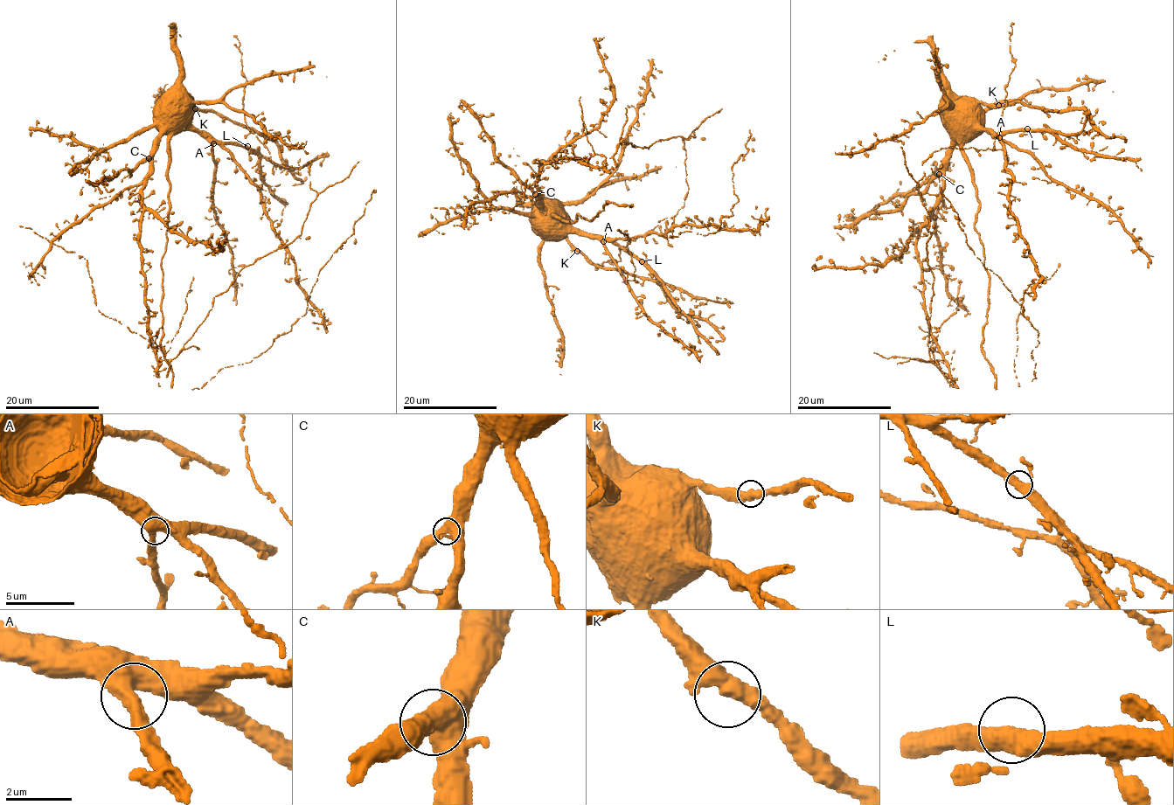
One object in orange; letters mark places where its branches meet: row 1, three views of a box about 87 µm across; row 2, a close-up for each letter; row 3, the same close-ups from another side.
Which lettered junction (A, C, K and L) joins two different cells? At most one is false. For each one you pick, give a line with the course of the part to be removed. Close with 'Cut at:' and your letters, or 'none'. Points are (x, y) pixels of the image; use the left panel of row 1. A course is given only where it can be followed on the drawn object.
Cut at: none

